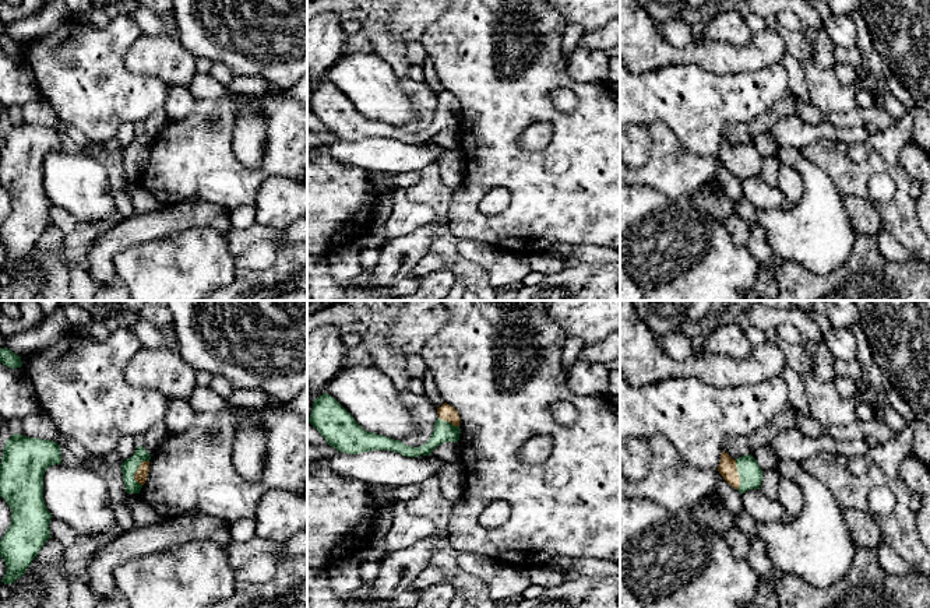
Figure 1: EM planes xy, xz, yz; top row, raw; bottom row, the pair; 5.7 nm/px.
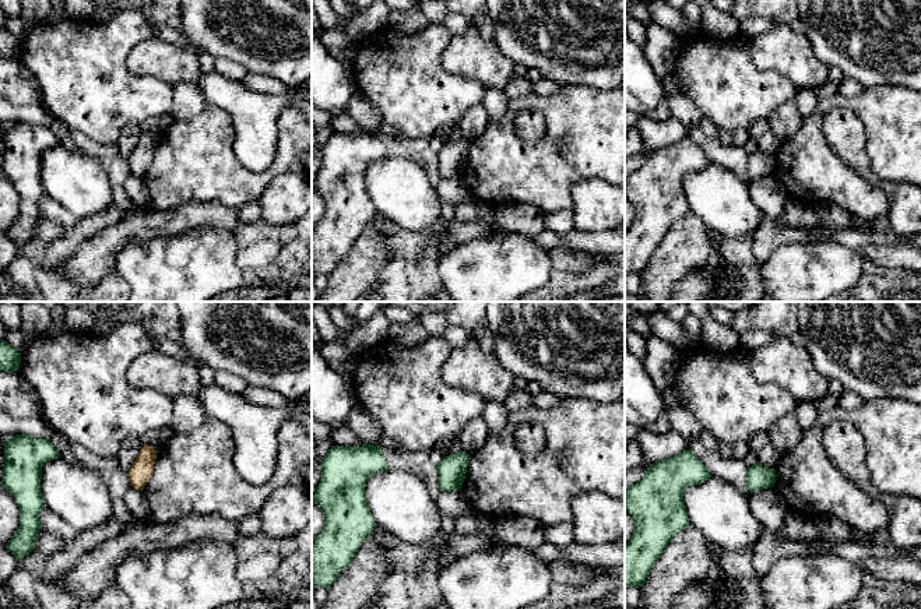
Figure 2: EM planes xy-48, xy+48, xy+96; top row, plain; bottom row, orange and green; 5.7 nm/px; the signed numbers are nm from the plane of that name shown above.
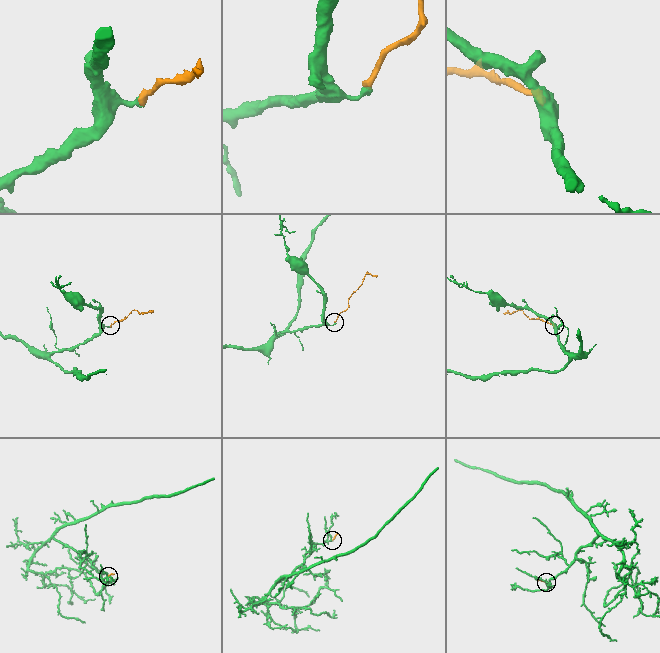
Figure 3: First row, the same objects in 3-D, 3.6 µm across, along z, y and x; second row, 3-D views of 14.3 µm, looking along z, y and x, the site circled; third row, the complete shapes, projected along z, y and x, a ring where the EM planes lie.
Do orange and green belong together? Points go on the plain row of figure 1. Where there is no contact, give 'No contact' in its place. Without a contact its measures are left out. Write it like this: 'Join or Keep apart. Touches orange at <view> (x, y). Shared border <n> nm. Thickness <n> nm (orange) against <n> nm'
Join. Touches orange at xy (137, 158). Shared border 160 nm. Thickness 70 nm (orange) against 90 nm

